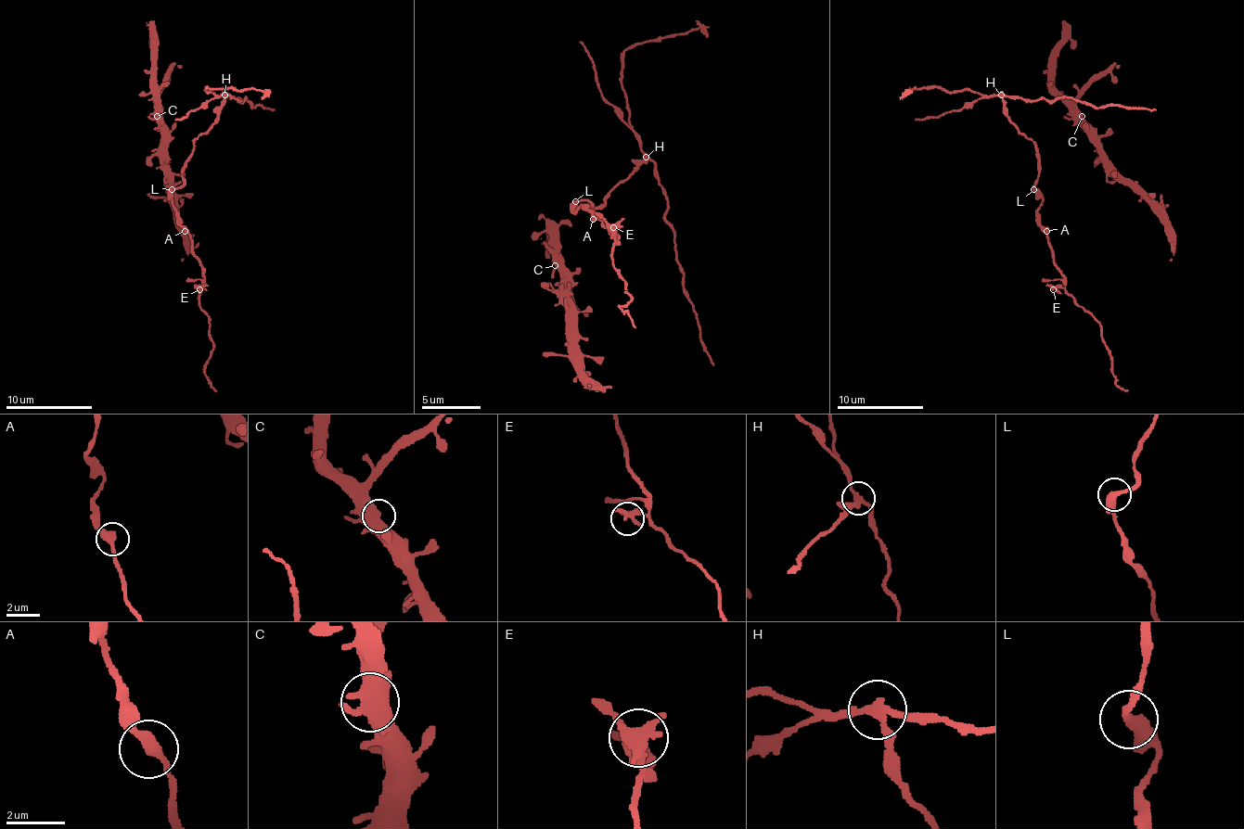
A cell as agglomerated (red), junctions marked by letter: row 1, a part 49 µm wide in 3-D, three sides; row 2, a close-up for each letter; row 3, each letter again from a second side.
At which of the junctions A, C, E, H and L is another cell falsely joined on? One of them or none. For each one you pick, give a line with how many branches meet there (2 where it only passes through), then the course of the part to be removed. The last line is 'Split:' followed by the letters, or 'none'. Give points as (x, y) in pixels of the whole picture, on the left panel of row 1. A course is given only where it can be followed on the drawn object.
H: branches 3; course (224, 94), (239, 100), (246, 98), (252, 107), (274, 109)
Split: H

